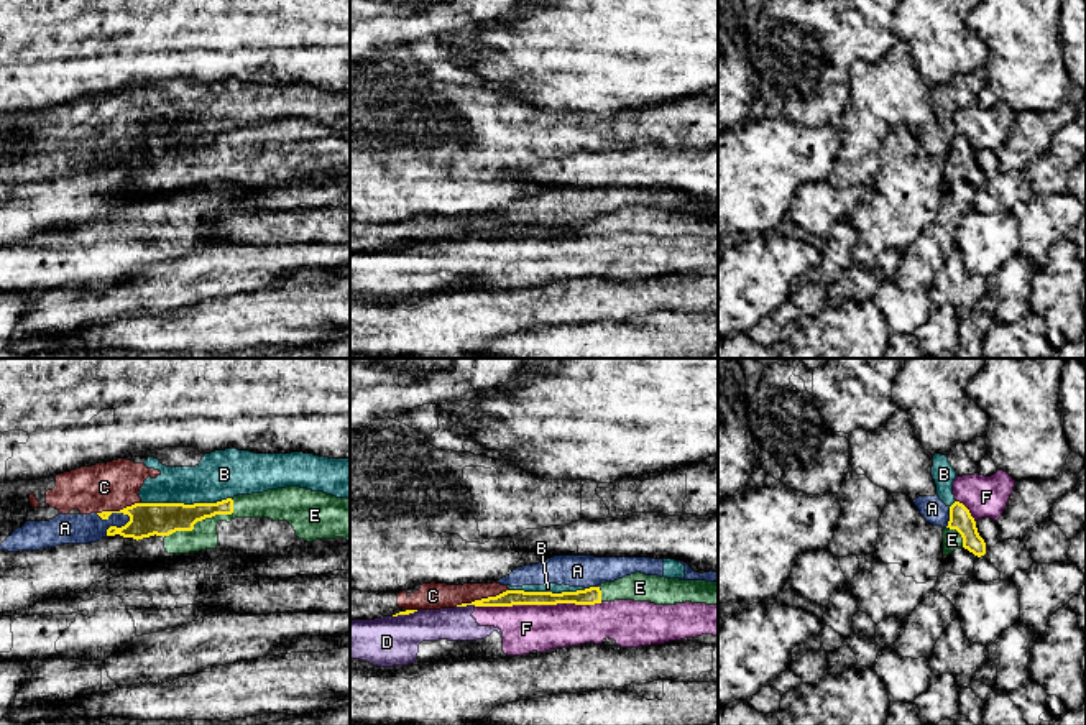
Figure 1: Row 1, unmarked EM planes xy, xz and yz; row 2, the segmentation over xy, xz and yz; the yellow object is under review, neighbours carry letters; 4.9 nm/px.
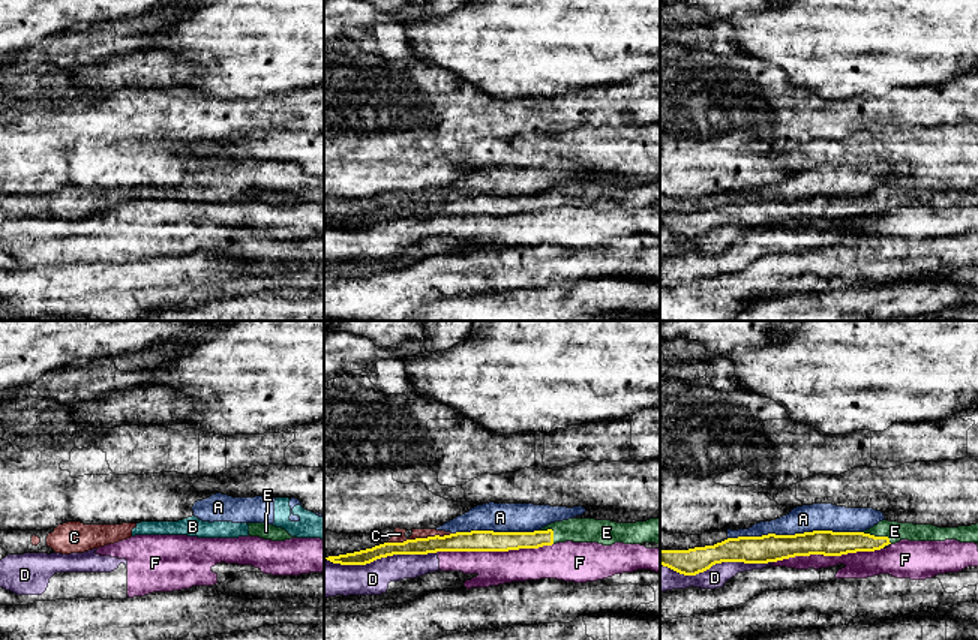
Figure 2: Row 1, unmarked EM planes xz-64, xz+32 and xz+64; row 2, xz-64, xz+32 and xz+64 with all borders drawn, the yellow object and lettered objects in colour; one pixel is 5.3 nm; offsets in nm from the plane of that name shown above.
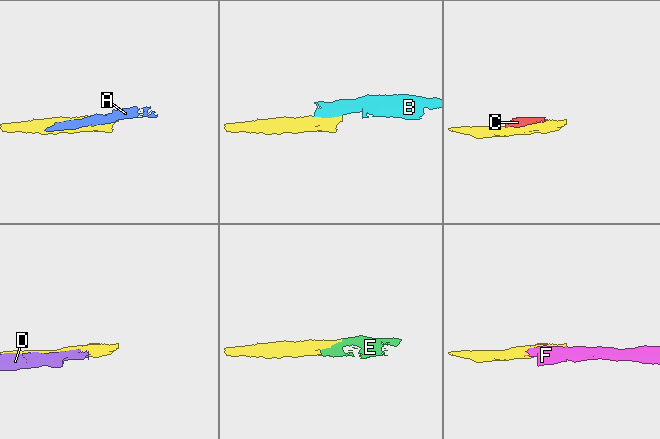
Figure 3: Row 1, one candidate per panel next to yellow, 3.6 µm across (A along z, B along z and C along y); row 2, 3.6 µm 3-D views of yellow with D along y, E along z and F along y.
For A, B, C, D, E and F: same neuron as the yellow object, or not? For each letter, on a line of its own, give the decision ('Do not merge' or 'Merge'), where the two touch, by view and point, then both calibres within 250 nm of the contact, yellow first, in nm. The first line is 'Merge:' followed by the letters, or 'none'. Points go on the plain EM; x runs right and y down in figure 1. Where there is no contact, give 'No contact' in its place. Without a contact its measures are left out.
Merge: E
A: Do not merge. Touches yellow at xy (114, 143). Thickness 160 nm (yellow) against 140 nm
B: Do not merge. Touches yellow at xy (186, 137). Thickness 160 nm (yellow) against 240 nm
C: Do not merge. Touches yellow at xz (482, 230). Thickness 80 nm (yellow) against 130 nm
D: Do not merge. Touches yellow at xz (465, 237). Thickness 80 nm (yellow) against 160 nm
E: Merge. Touches yellow at xy (204, 150). Thickness 160 nm (yellow) against 130 nm
F: Do not merge. Touches yellow at xz (538, 235). Thickness 80 nm (yellow) against 240 nm

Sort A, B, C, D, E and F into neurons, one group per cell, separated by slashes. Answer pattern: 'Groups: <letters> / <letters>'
Groups: A B C / D F / E

